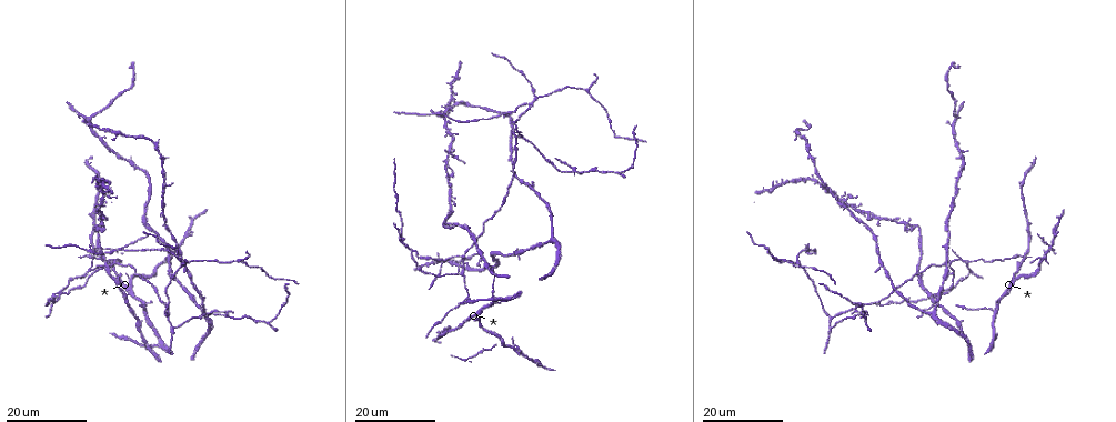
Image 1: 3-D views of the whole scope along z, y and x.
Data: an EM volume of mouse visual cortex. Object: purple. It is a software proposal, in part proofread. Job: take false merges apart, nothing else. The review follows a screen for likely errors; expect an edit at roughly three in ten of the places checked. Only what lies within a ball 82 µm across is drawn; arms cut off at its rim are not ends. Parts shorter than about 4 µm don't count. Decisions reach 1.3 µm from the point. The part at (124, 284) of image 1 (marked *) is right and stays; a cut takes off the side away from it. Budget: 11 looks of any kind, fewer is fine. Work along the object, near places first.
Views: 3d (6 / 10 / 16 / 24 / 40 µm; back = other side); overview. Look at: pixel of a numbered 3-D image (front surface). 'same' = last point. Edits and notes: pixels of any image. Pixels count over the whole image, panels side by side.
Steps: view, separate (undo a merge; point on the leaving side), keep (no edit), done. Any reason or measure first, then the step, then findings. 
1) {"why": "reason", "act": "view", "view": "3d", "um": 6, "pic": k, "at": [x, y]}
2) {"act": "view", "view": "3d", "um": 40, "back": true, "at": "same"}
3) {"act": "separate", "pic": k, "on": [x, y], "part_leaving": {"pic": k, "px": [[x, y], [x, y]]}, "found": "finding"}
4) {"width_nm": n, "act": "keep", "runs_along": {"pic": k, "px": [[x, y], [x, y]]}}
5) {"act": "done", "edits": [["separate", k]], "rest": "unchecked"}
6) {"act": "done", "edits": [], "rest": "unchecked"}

{"act": "view", "view": "3d", "um": 16, "pic": 1, "at": [994, 309]}

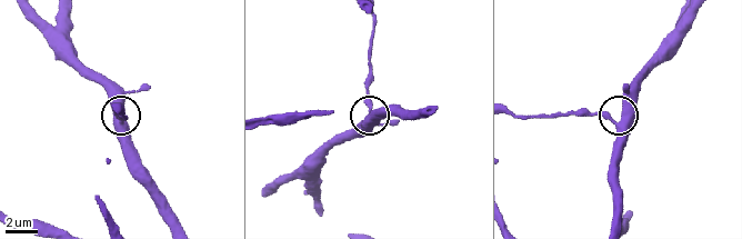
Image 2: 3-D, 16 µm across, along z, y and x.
{"why": "closer look", "act": "view", "view": "3d", "um": 10, "pic": 2, "at": [120, 124]}

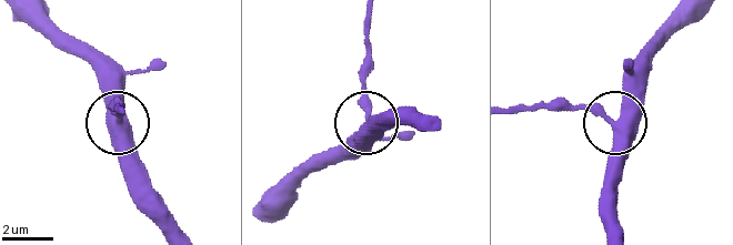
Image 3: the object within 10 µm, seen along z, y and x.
{"side_arm_um": 11, "act": "keep", "found": "all the same cell"}

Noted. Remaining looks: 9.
{"why": "four or more arms meet", "act": "view", "view": "3d", "um": 24, "pic": 1, "at": [575, 170]}

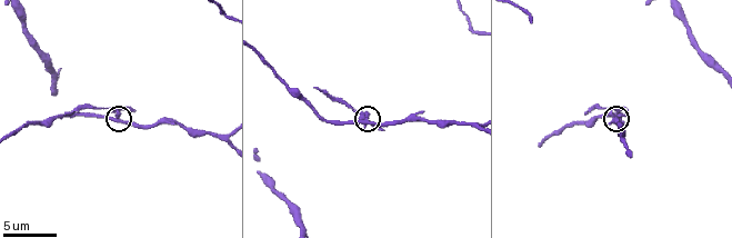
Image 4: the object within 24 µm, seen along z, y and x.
{"act": "view", "view": "3d", "um": 6, "pic": 4, "at": [366, 120]}

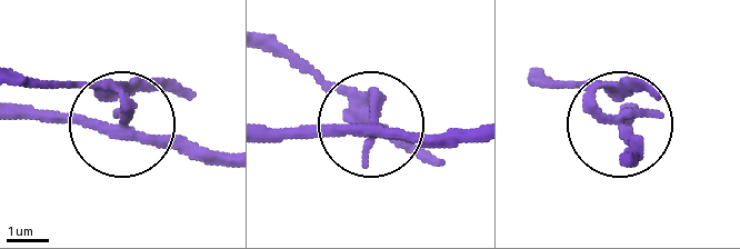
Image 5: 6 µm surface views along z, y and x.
{"act": "view", "view": "3d", "um": 6, "back": true, "pic": 5, "at": [620, 121]}

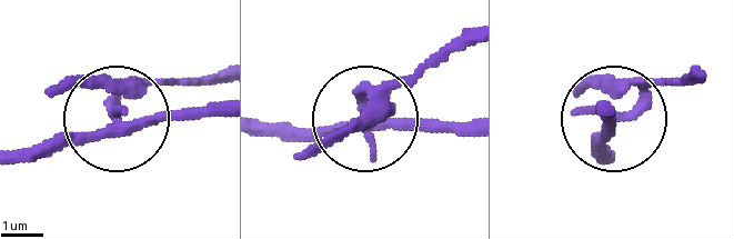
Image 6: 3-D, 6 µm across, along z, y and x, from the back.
{"act": "separate", "pic": 6, "on": [156, 81], "found": "two cells meet here"}

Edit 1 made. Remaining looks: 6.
{"why": "see it whole again", "act": "view", "view": "overview"}

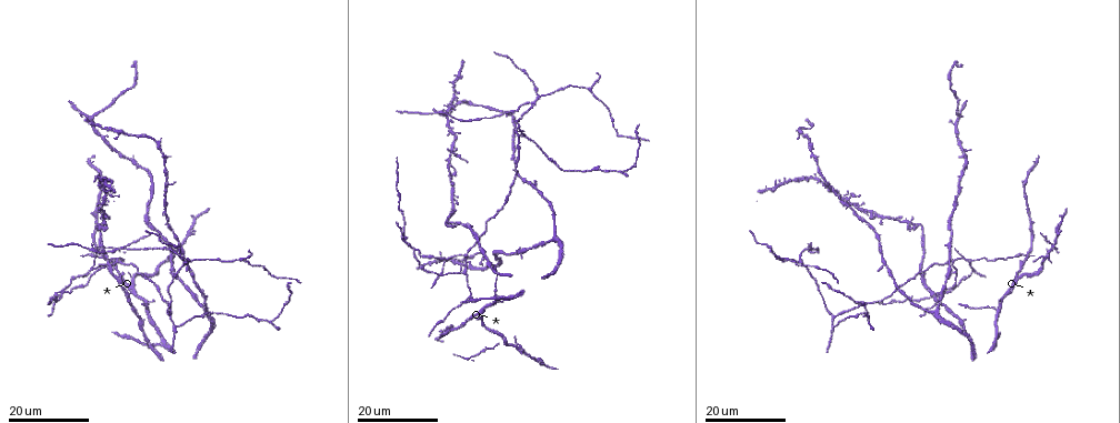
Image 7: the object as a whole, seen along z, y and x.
{"why": "two arms in line, one across", "act": "view", "view": "3d", "um": 24, "pic": 7, "at": [534, 104]}

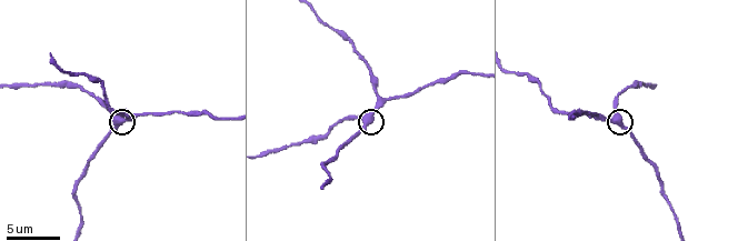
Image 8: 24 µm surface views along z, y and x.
{"act": "view", "view": "3d", "um": 10, "pic": 8, "at": [120, 120]}

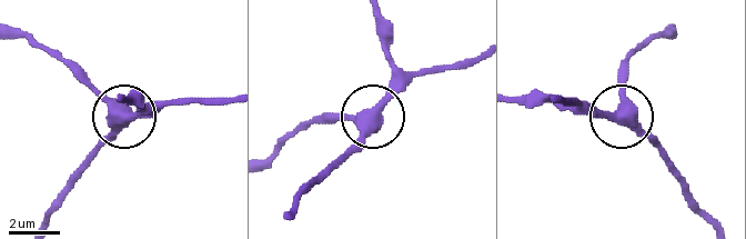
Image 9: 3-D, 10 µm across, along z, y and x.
{"act": "view", "view": "3d", "um": 6, "pic": 9, "at": [619, 112]}

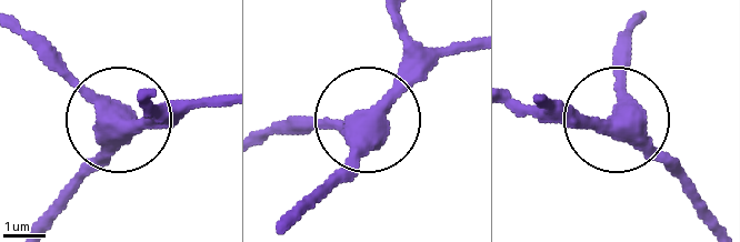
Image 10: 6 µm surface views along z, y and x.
{"width_nm": 440, "act": "keep", "found": "all the same cell"}

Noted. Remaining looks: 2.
{"why": "three arms meet", "act": "view", "view": "3d", "um": 24, "pic": 7, "at": [833, 314]}

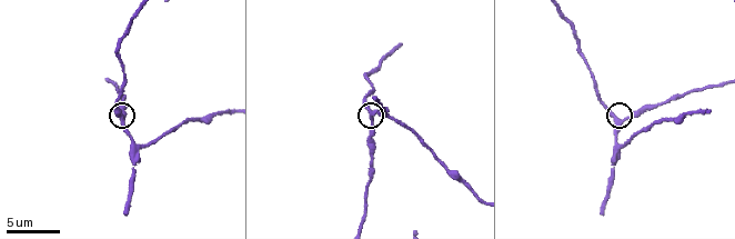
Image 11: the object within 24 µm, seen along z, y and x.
{"why": "closer look", "act": "view", "view": "3d", "um": 10, "pic": 11, "at": [617, 123]}

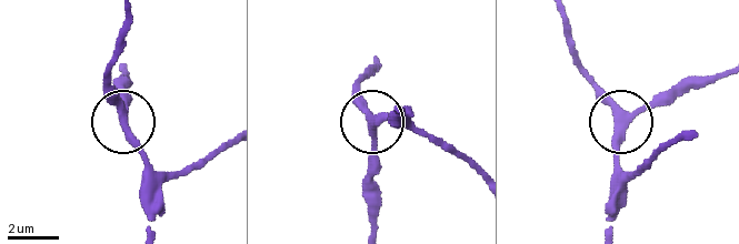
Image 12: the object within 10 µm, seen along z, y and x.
{"side_arm_um": 52, "act": "keep", "runs_along": {"pic": 12, "px": [[121, 68], [126, 135], [163, 178]]}, "found": "all the same cell"}

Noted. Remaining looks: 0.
{"act": "done", "edits": [["separate", 6]], "rest": "unchecked"}

